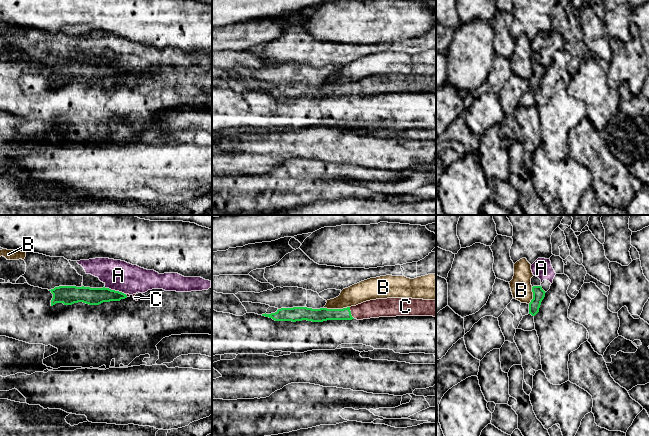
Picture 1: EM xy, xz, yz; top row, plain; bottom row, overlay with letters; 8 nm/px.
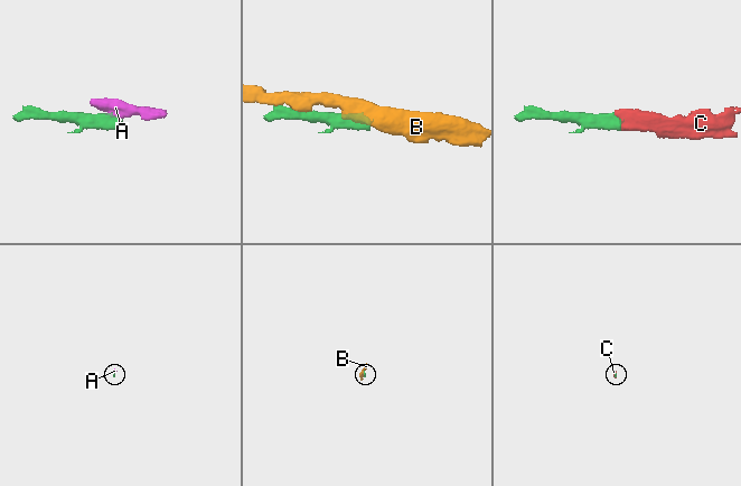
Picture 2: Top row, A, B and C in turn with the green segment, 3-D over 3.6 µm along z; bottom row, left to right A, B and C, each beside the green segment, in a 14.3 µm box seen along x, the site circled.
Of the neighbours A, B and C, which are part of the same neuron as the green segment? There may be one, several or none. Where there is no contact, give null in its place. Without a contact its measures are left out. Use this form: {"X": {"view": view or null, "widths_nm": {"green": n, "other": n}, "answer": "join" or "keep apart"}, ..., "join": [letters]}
{"A": {"view": "xy", "widths_nm": {"green": 140, "other": 240}, "answer": "keep apart"}, "B": {"view": "xz", "widths_nm": {"green": 110, "other": 160}, "answer": "keep apart"}, "C": {"view": "xz", "widths_nm": {"green": 110, "other": 150}, "answer": "join"}, "join": ["C"]}

